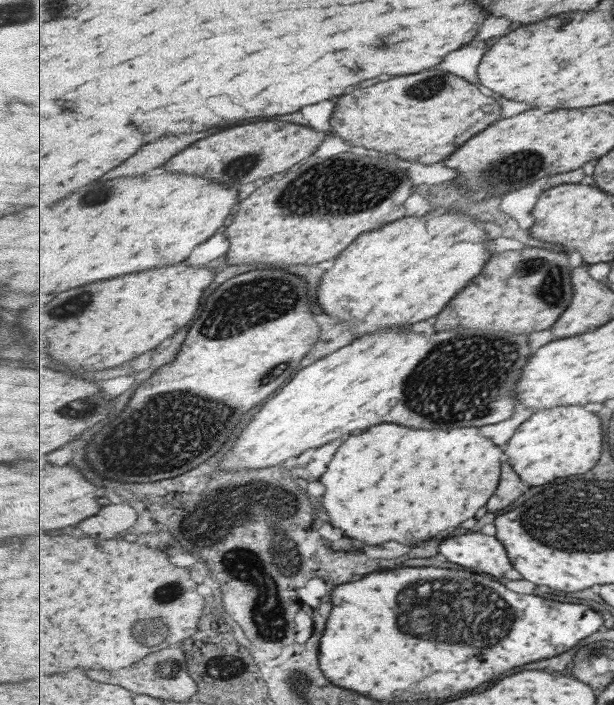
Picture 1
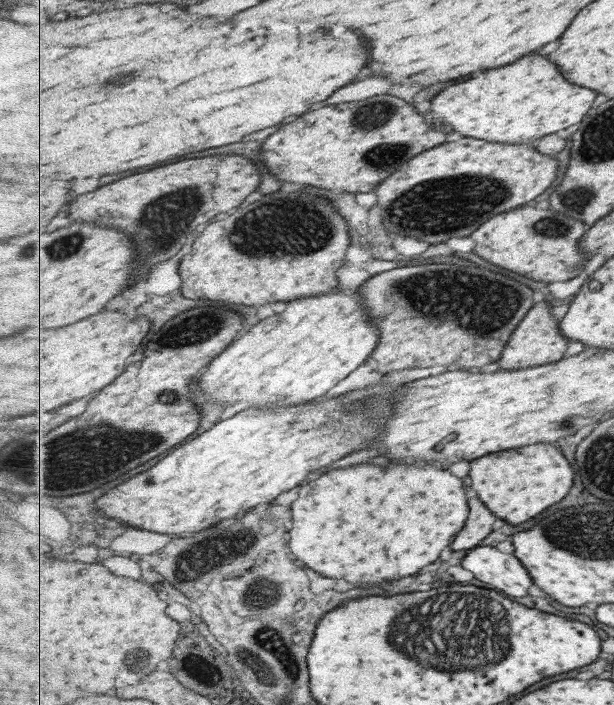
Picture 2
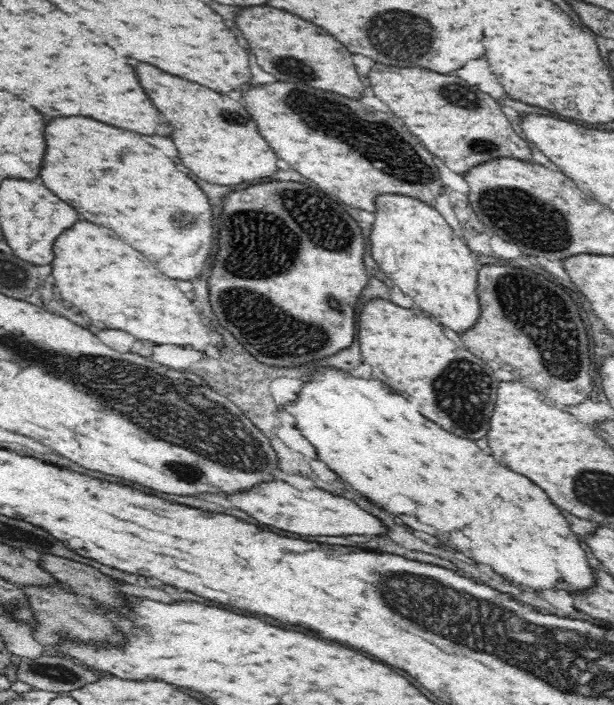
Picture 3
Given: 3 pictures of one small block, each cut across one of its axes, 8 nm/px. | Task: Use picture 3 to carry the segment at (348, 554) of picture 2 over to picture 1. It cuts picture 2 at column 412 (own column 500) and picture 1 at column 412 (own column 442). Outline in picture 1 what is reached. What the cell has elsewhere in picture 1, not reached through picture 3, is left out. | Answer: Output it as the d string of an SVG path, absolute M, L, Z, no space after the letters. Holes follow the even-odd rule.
M381 423L341 442L328 464L327 474L321 478L327 488L323 504L331 516L331 524L341 528L349 538L363 540L369 546L379 546L391 540L415 544L461 526L496 495L500 487L503 455L499 445L479 435L479 427L411 430L403 424Z

